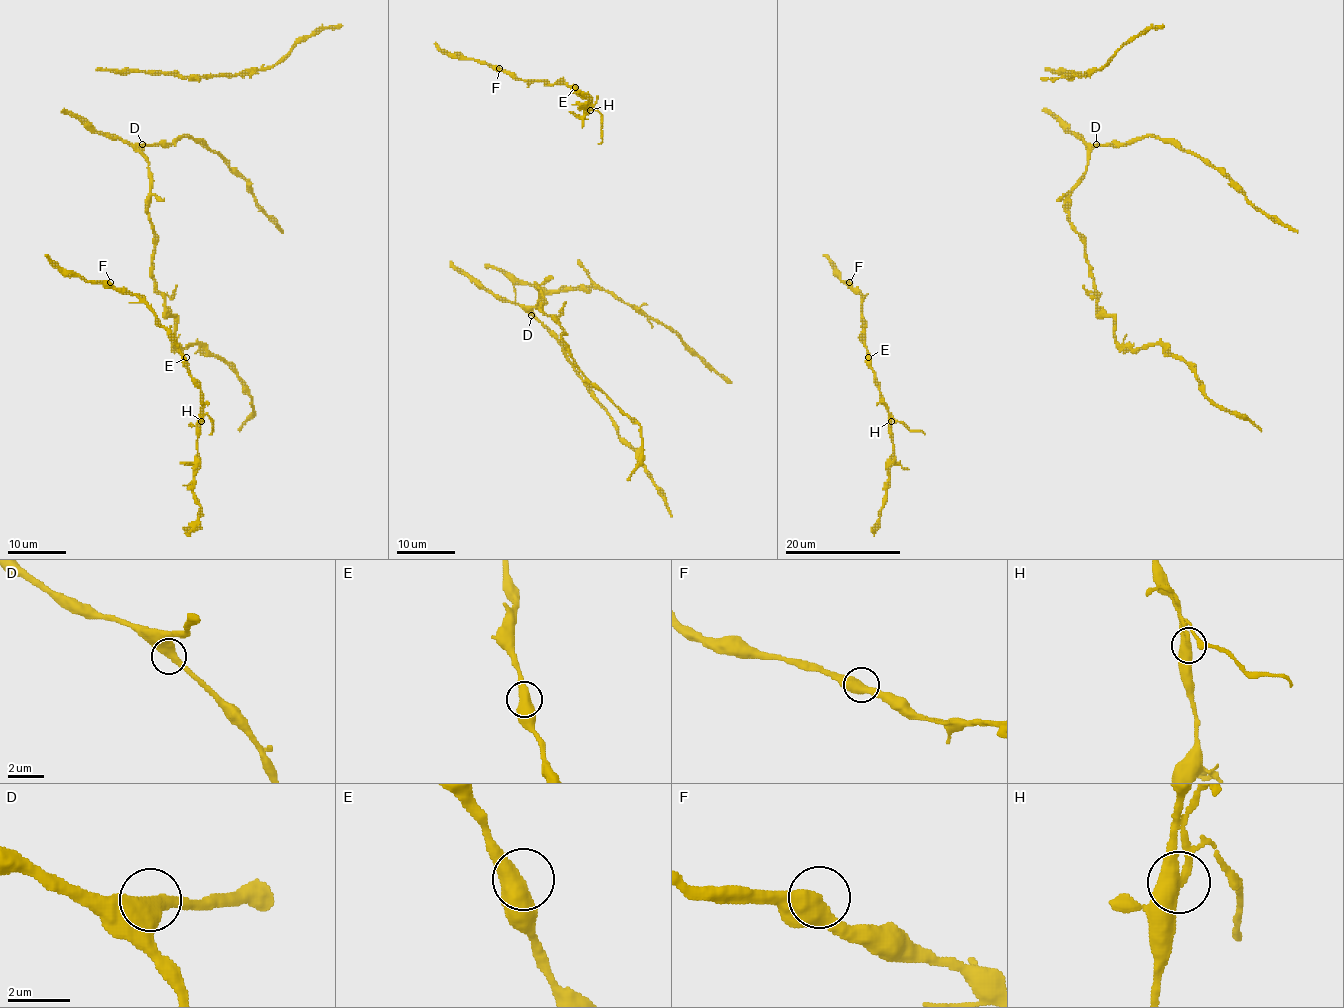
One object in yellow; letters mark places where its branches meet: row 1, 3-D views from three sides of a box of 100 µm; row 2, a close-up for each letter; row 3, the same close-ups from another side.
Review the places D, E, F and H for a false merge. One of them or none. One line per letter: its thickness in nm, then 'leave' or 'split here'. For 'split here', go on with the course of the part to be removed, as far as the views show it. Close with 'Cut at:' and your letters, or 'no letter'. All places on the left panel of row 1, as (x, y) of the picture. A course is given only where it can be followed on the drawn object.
D: 440 nm | leave
E: 500 nm | leave
F: 480 nm | leave
H: 480 nm | split here | (202, 421), (206, 414), (212, 420), (213, 431), (209, 434)
Cut at: H

